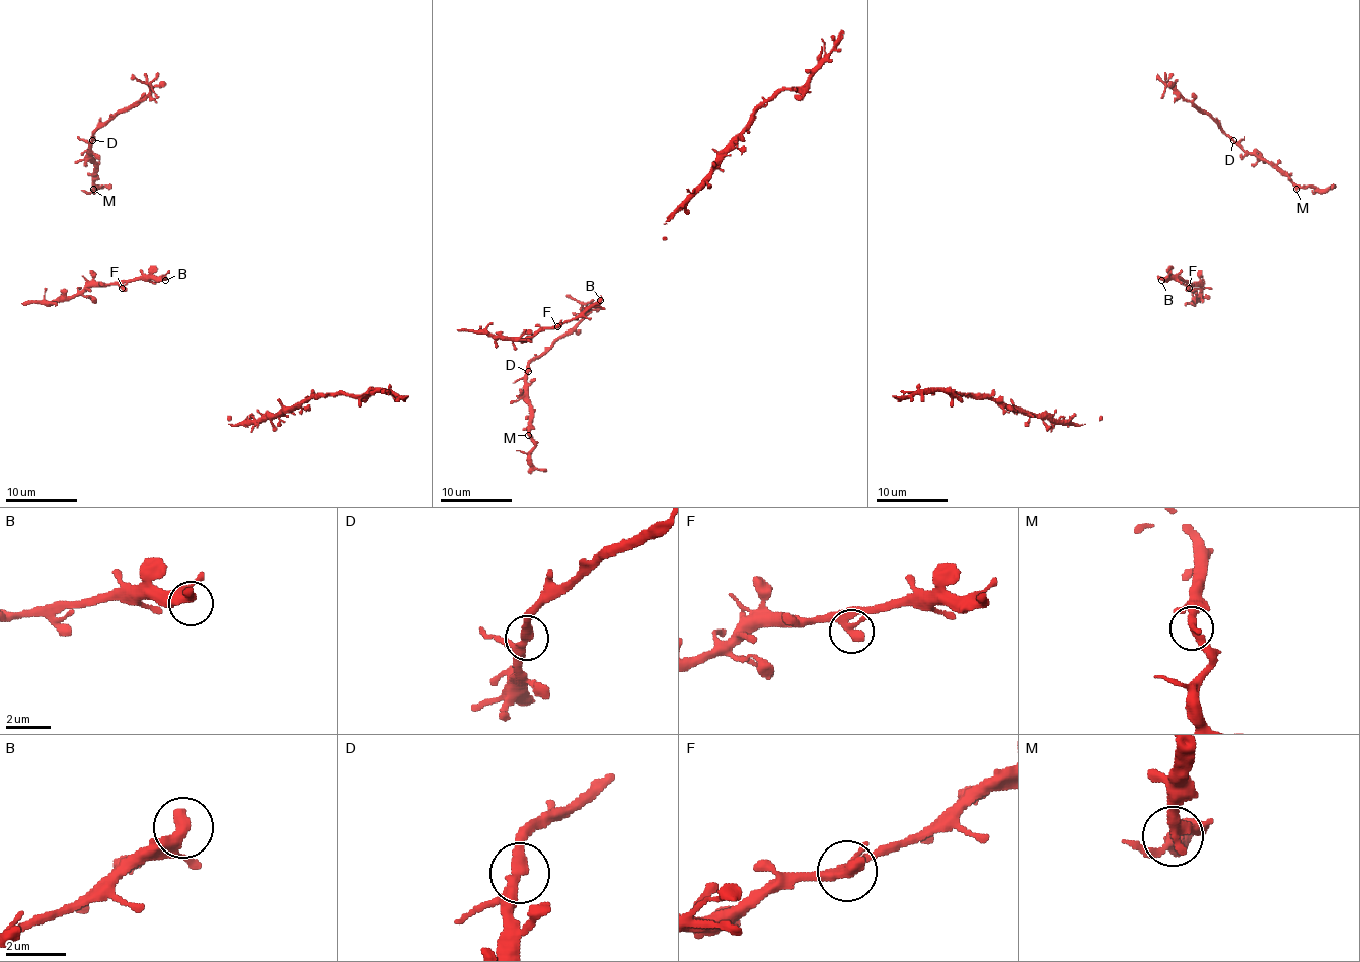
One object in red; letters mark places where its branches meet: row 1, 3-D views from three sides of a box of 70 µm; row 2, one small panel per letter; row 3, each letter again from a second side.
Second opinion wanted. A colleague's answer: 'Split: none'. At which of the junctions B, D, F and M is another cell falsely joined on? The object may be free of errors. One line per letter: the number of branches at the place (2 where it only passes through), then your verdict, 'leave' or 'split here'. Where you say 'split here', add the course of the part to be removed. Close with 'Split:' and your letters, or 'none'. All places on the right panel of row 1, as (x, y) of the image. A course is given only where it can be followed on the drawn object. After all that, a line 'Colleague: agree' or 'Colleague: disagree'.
B: 2 | leave
D: 2 | leave
F: 2 | leave
M: 2 | leave
Split: none
Colleague: agree

